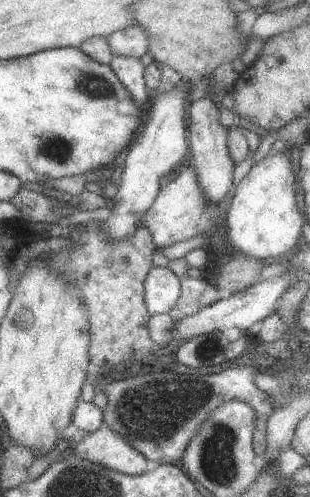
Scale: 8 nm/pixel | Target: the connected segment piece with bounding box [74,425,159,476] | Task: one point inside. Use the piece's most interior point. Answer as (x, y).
(103, 446)

